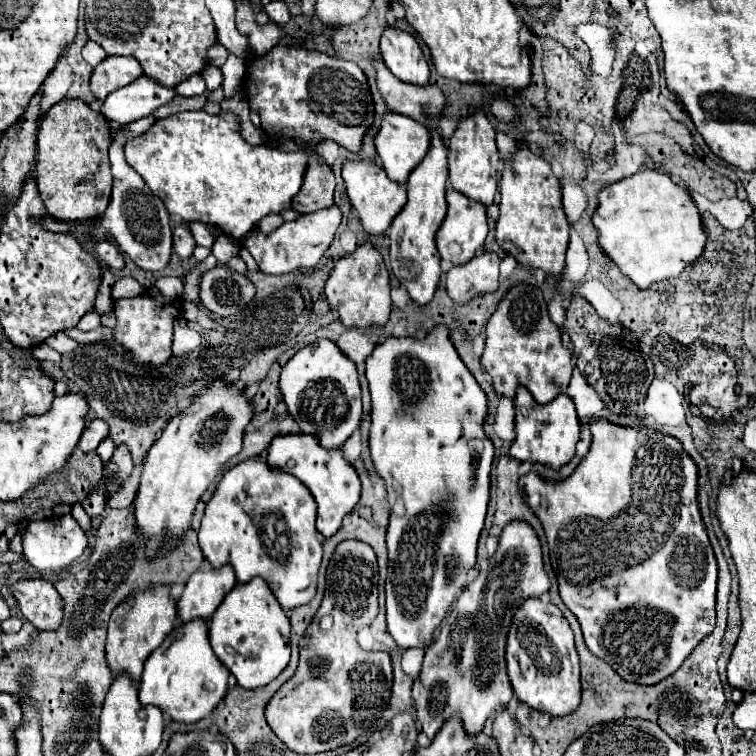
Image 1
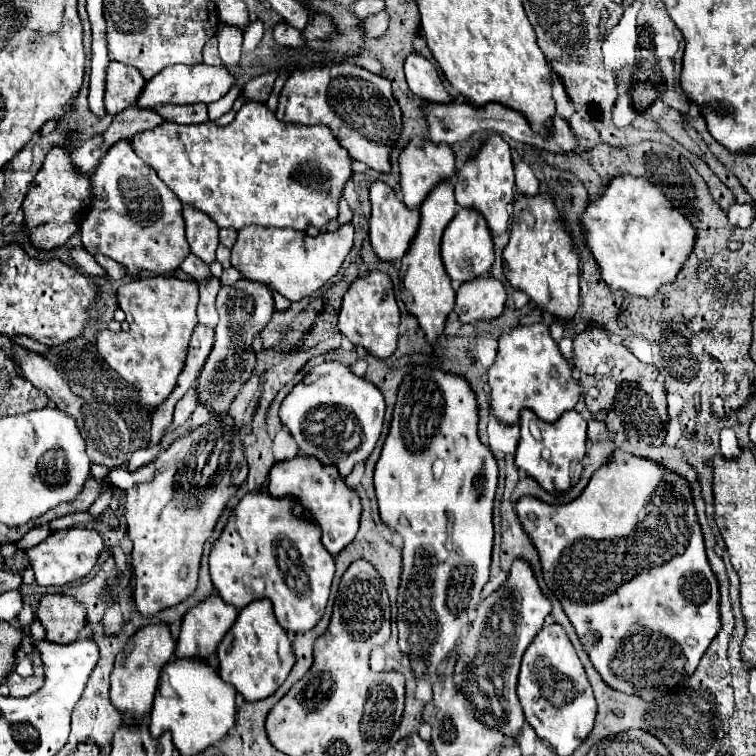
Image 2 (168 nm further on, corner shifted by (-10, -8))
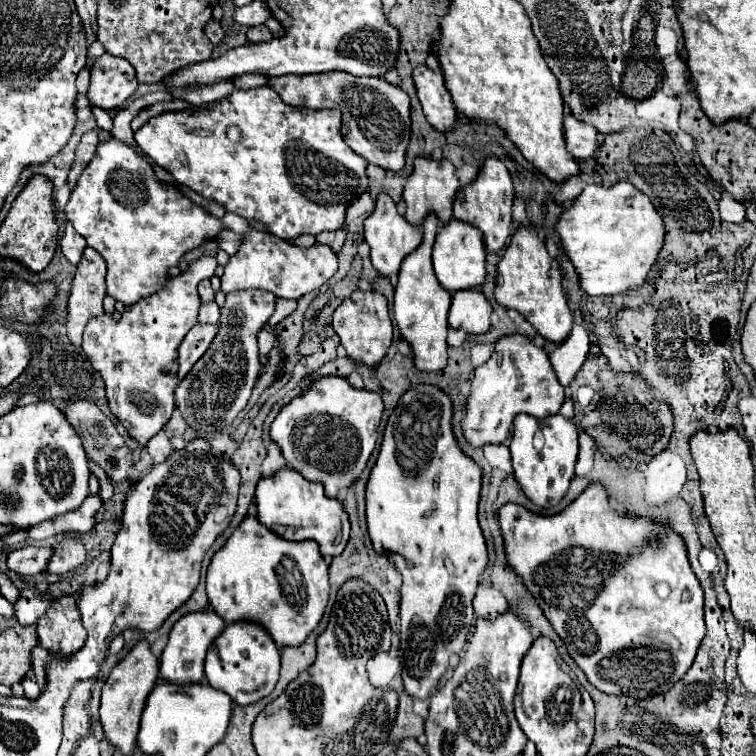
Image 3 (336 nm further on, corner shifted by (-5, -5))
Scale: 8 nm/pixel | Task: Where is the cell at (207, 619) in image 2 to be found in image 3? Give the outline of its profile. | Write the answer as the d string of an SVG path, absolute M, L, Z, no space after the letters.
M193 611L183 615L171 629L167 647L161 655L161 679L167 679L171 683L193 683L203 679L203 663L207 649L213 645L215 637L221 635L225 629L225 621L215 611Z

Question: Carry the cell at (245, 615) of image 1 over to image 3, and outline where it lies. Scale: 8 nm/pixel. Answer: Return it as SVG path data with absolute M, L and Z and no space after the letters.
M233 621L213 641L205 659L205 677L211 687L225 691L235 703L251 705L267 697L279 679L281 655L275 641L255 621Z

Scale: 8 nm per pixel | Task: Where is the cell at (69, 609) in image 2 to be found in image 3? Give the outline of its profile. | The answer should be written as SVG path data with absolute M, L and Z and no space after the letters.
M63 595L51 603L47 613L37 621L39 643L51 651L69 655L85 643L85 627L73 595Z

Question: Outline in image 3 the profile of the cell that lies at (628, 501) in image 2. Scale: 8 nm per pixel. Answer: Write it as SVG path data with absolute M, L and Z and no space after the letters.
M591 483L567 509L555 515L539 515L517 503L507 503L497 517L509 563L537 597L591 685L603 693L647 699L669 691L689 671L705 637L705 599L679 533L653 517L619 515L609 507L609 495L601 483Z

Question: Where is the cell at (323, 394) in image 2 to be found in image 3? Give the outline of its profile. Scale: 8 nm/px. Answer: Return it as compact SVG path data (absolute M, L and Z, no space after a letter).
M325 375L315 379L301 397L293 397L271 423L271 439L281 447L289 467L301 471L309 481L325 485L329 497L349 487L365 469L375 443L383 413L381 395L355 389L345 377Z

